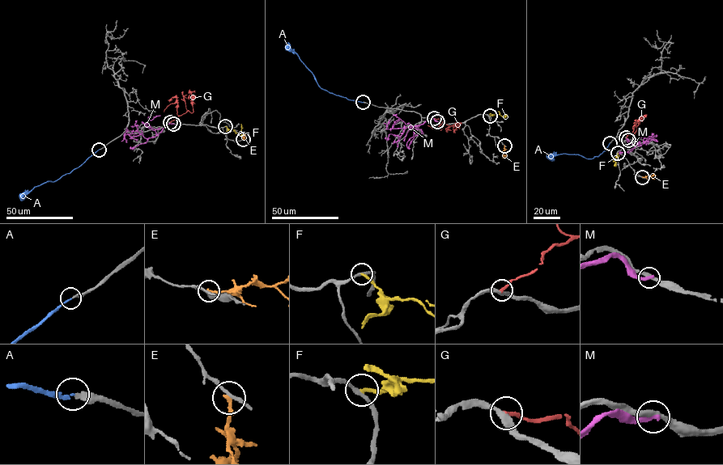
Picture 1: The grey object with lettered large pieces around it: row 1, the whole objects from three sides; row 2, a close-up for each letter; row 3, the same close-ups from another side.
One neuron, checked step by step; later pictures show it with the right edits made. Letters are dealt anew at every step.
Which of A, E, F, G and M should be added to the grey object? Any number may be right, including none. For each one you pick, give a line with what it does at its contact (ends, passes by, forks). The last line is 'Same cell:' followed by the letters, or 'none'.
A: it ends there
Same cell: A

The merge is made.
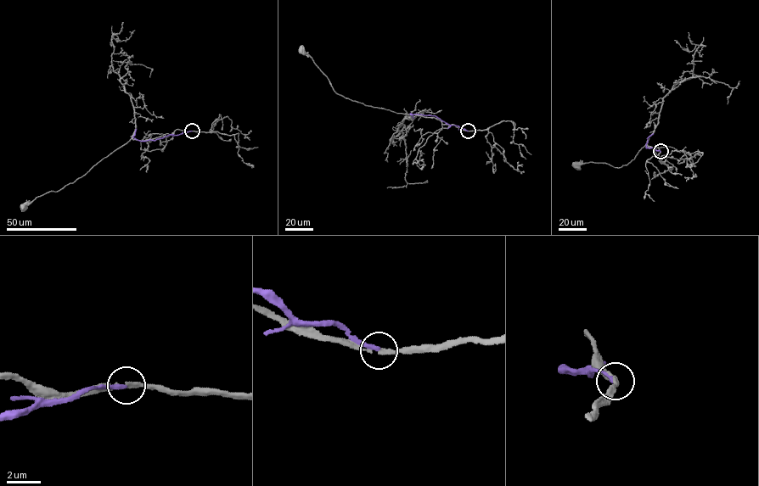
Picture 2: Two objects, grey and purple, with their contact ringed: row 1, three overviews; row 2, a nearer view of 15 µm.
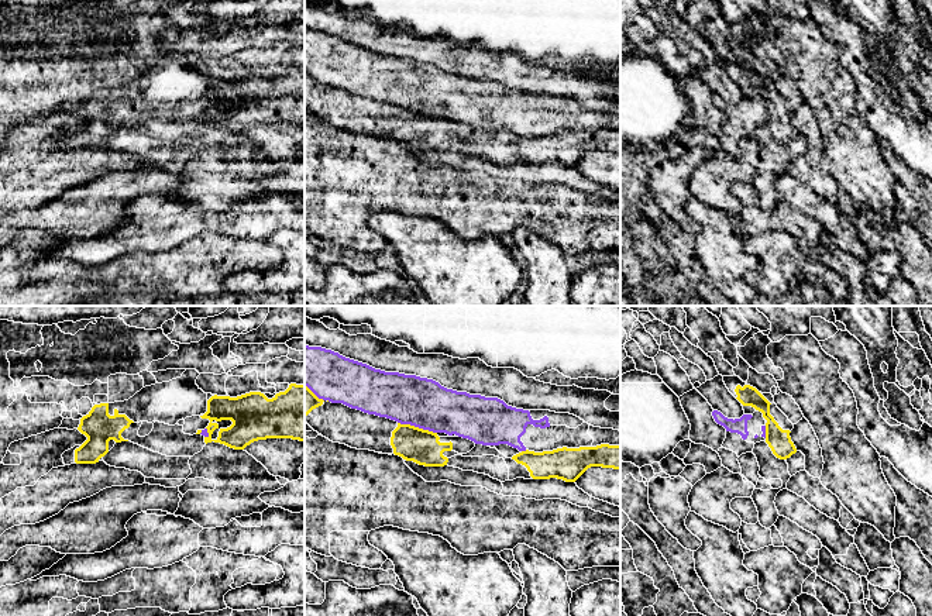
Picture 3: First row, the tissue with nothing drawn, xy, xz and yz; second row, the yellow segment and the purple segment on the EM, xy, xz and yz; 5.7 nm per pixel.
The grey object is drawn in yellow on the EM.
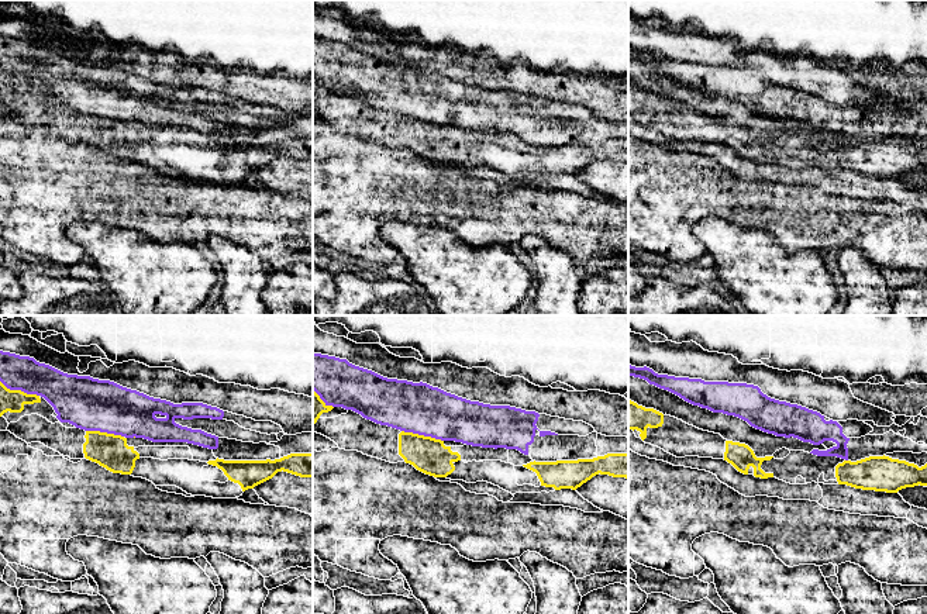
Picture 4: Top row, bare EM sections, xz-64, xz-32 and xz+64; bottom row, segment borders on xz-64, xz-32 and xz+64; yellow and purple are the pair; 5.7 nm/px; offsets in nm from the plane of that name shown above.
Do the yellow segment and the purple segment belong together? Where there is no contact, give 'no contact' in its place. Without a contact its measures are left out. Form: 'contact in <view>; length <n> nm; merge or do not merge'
contact in xz; length 240 nm; do not merge

